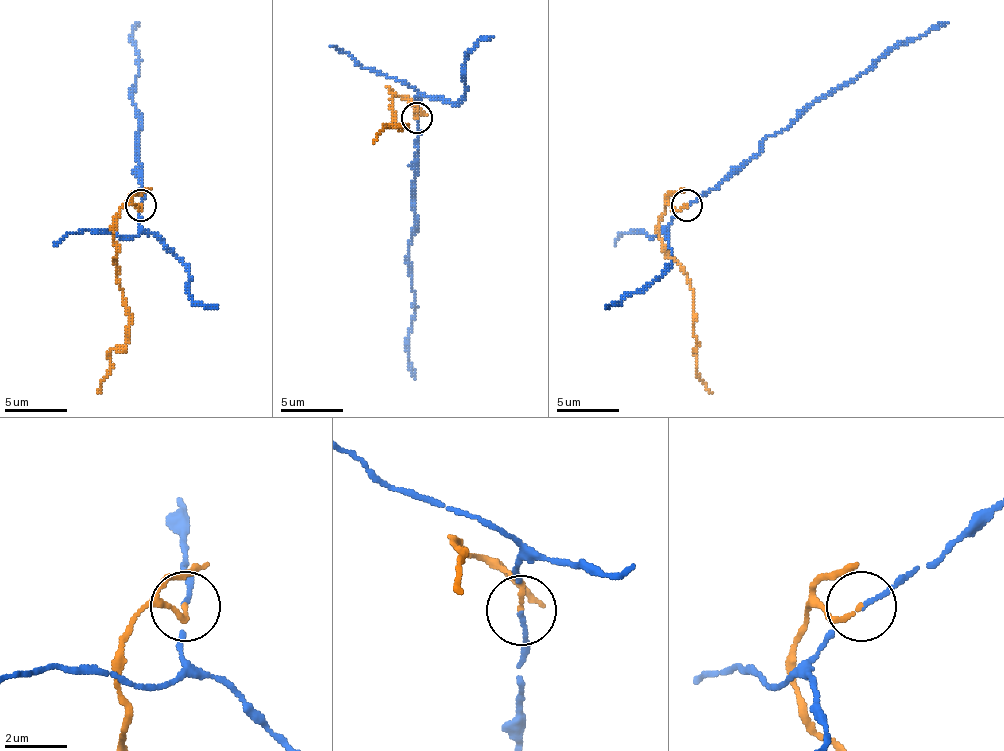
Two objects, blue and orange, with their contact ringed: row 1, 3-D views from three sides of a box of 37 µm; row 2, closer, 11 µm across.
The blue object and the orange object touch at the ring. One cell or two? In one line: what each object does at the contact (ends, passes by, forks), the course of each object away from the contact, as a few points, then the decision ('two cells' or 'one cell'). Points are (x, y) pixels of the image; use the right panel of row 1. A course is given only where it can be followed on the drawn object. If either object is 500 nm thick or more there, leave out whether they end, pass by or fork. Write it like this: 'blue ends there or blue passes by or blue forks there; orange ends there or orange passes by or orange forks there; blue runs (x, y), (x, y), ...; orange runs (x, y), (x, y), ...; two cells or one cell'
blue passes by; orange ends there; blue runs (687, 204), (740, 170), (769, 135), (794, 123), (816, 101), (866, 73), (901, 44), (948, 22); orange runs (687, 204), (678, 211), (668, 204), (659, 223), (662, 248), (687, 277), (693, 292), (696, 374), (712, 393); two cells

